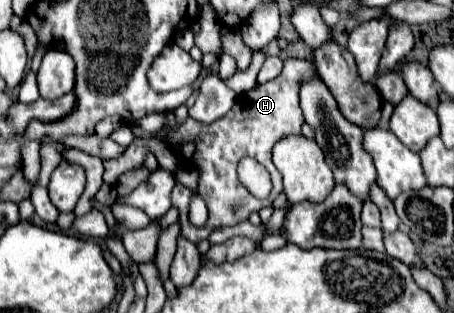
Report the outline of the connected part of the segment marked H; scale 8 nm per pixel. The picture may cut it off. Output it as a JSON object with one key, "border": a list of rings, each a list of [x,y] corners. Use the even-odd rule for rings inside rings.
{"border":[[[287,58],[283,64],[283,72],[265,84],[255,84],[249,92],[237,96],[235,106],[219,120],[211,124],[195,122],[193,118],[187,118],[185,122],[177,122],[177,116],[173,112],[165,112],[165,126],[167,132],[171,126],[175,132],[167,132],[167,142],[179,150],[183,160],[195,168],[199,168],[199,188],[197,192],[207,202],[208,219],[203,228],[195,228],[189,218],[189,200],[193,192],[183,186],[181,182],[175,182],[173,190],[173,206],[179,210],[179,224],[181,224],[181,236],[189,242],[199,244],[201,240],[207,240],[209,234],[219,226],[233,226],[237,222],[243,222],[249,218],[251,212],[259,212],[265,206],[271,206],[271,202],[281,194],[281,174],[277,172],[273,160],[271,160],[271,148],[279,138],[287,134],[301,134],[303,126],[303,112],[299,106],[299,84],[303,84],[303,78],[315,78],[313,64],[309,60],[301,58]],[[241,158],[255,158],[259,164],[263,164],[273,182],[273,190],[265,200],[255,198],[237,178],[237,162]]]}

